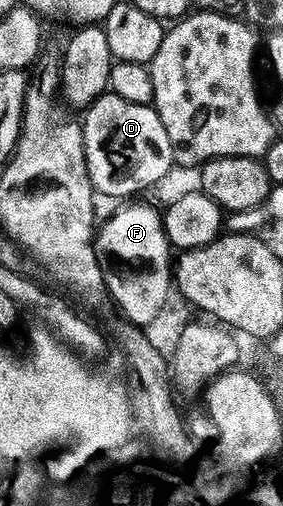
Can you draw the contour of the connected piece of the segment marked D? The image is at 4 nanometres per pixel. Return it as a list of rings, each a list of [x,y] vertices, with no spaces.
[[[105,92],[85,110],[82,117],[85,159],[89,179],[97,194],[126,197],[164,178],[174,165],[174,154],[164,123],[151,104],[135,105]]]

